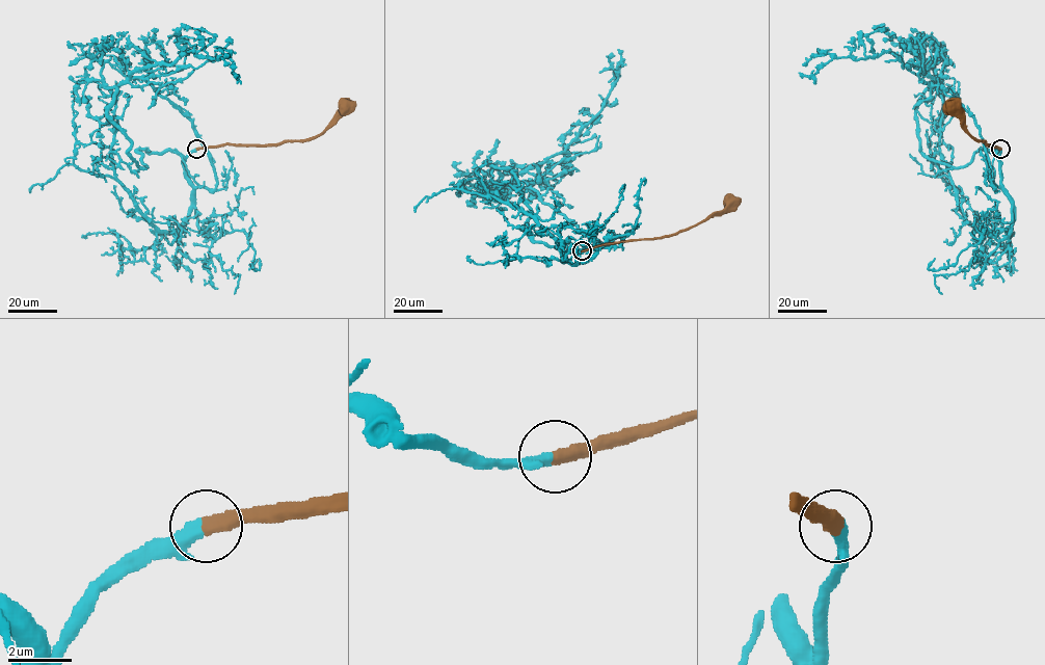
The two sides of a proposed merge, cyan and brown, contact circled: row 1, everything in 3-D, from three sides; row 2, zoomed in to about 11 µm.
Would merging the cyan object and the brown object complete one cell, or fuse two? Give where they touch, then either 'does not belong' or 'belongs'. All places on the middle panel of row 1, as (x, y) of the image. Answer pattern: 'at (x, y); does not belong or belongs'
at (582, 250); belongs

